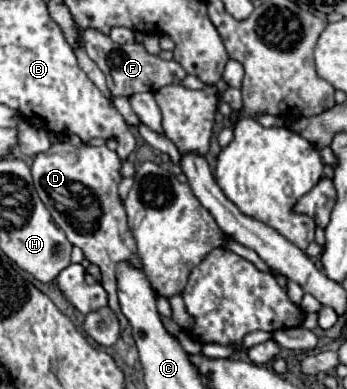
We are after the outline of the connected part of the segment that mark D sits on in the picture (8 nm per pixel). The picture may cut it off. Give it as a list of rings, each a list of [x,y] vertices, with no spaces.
[[[57,142],[47,152],[37,154],[35,162],[31,166],[35,190],[41,198],[41,202],[51,212],[55,224],[65,232],[67,240],[73,246],[79,246],[91,264],[99,266],[101,286],[105,288],[105,292],[109,296],[109,308],[113,312],[117,312],[125,324],[125,318],[121,316],[119,302],[117,302],[117,264],[129,262],[137,270],[143,270],[143,264],[141,264],[141,258],[137,254],[137,242],[133,238],[133,232],[127,226],[127,212],[125,212],[123,200],[117,192],[117,188],[123,180],[119,170],[121,170],[121,158],[117,156],[115,150],[109,150],[107,146],[71,146],[65,142]]]

